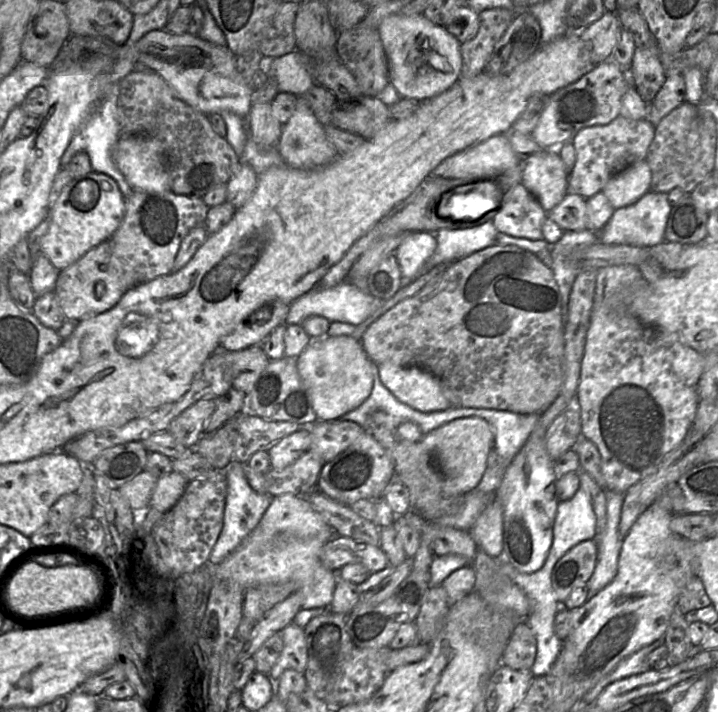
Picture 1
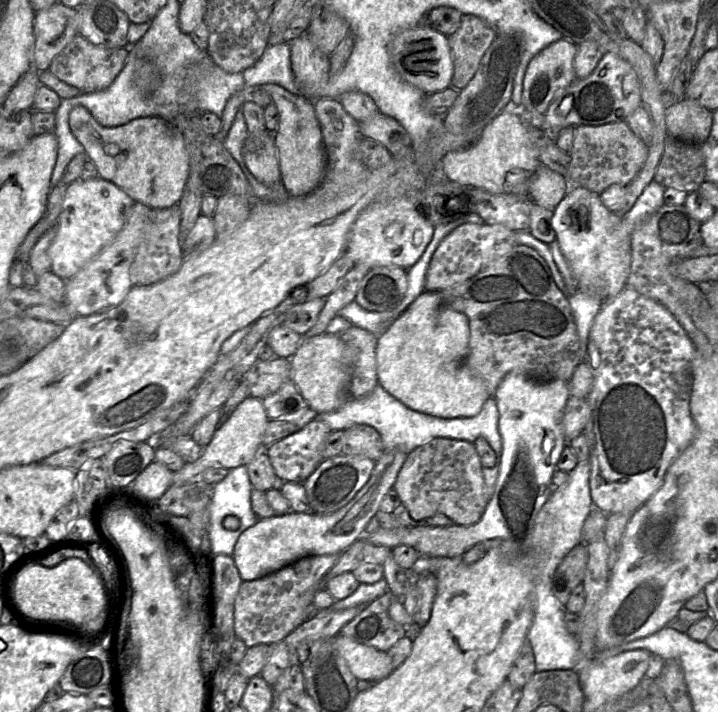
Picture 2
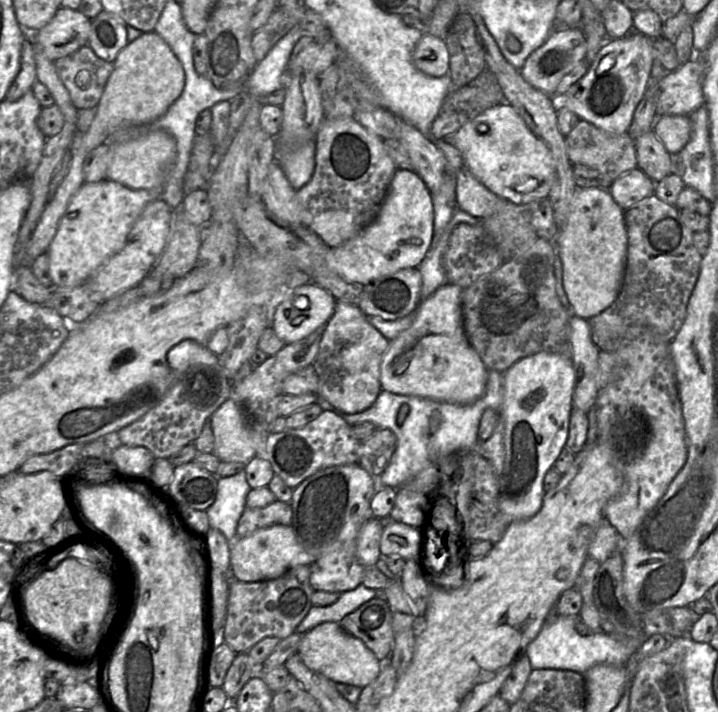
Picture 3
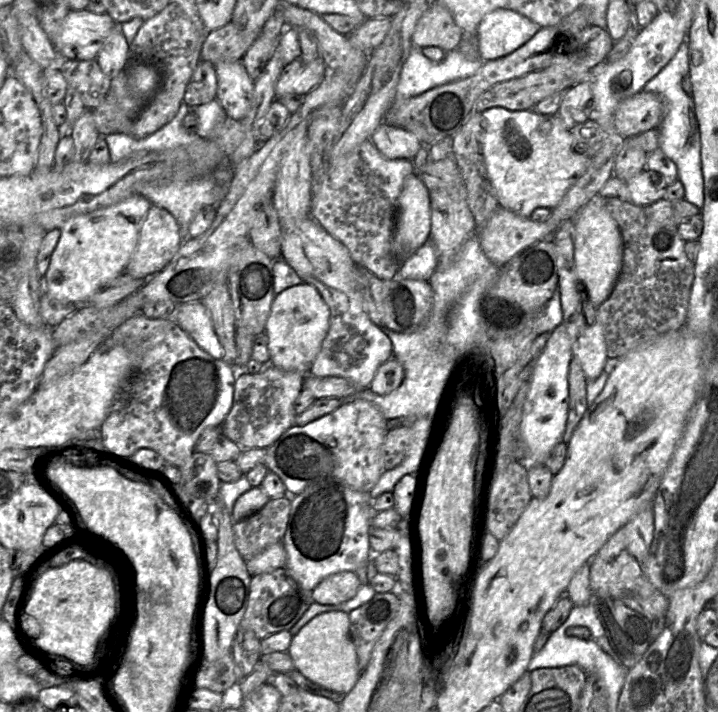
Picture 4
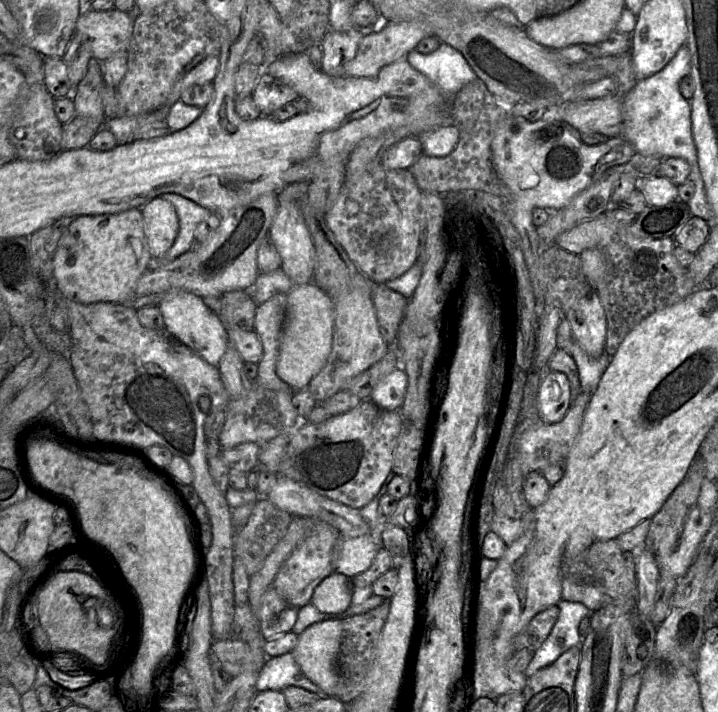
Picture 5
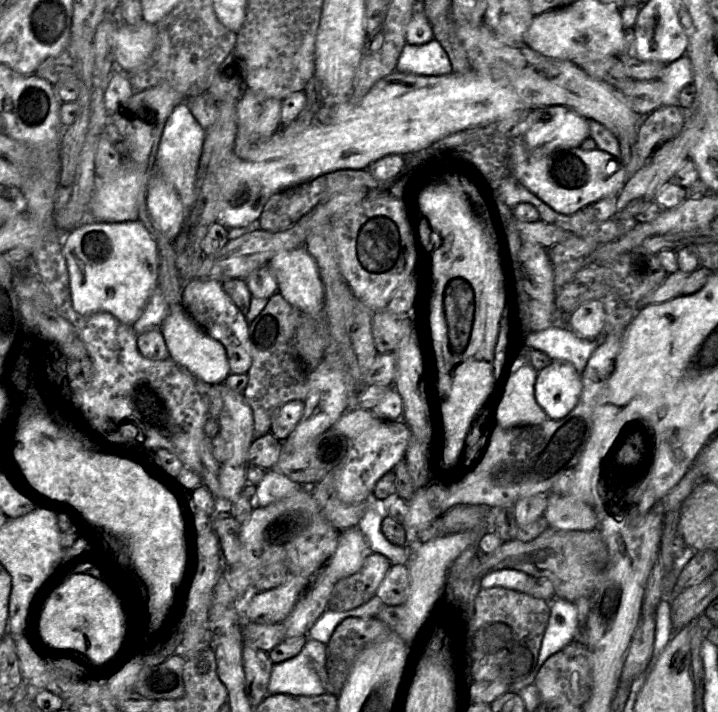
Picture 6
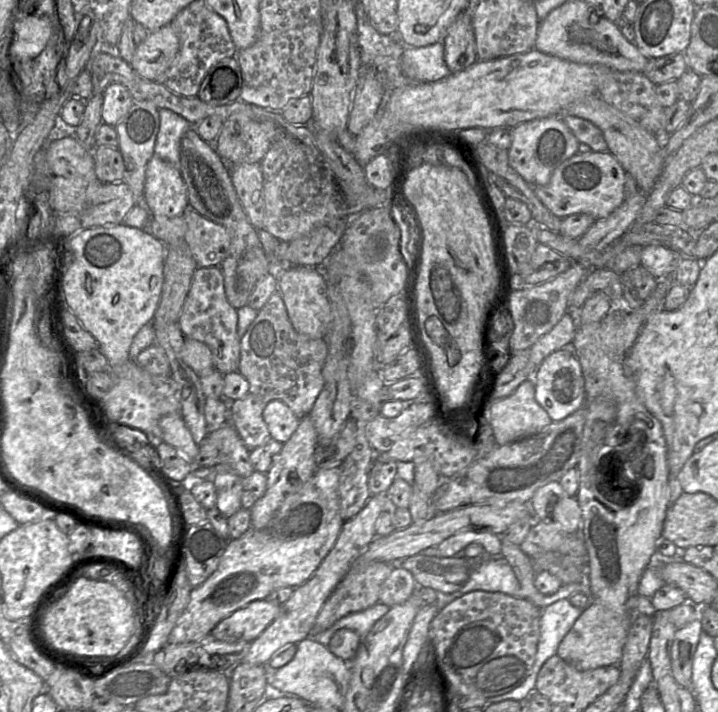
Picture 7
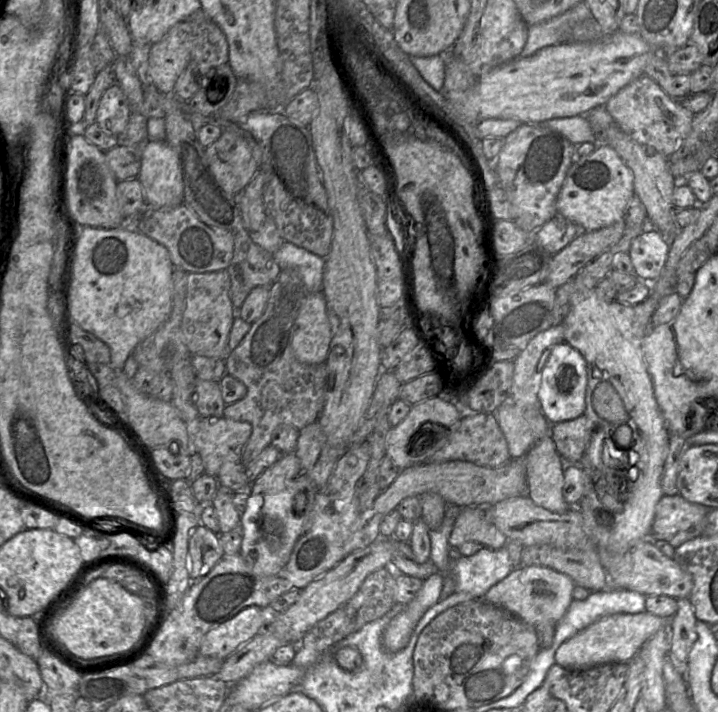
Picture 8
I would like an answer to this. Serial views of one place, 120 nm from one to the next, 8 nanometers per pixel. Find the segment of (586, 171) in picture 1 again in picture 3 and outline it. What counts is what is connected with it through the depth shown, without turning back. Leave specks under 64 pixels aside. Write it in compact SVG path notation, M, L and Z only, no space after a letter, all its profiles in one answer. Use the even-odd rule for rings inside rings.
M580 120L573 130L565 136L567 154L570 162L595 169L616 180L623 174L638 167L636 142L629 134L613 134L594 126L585 120Z

